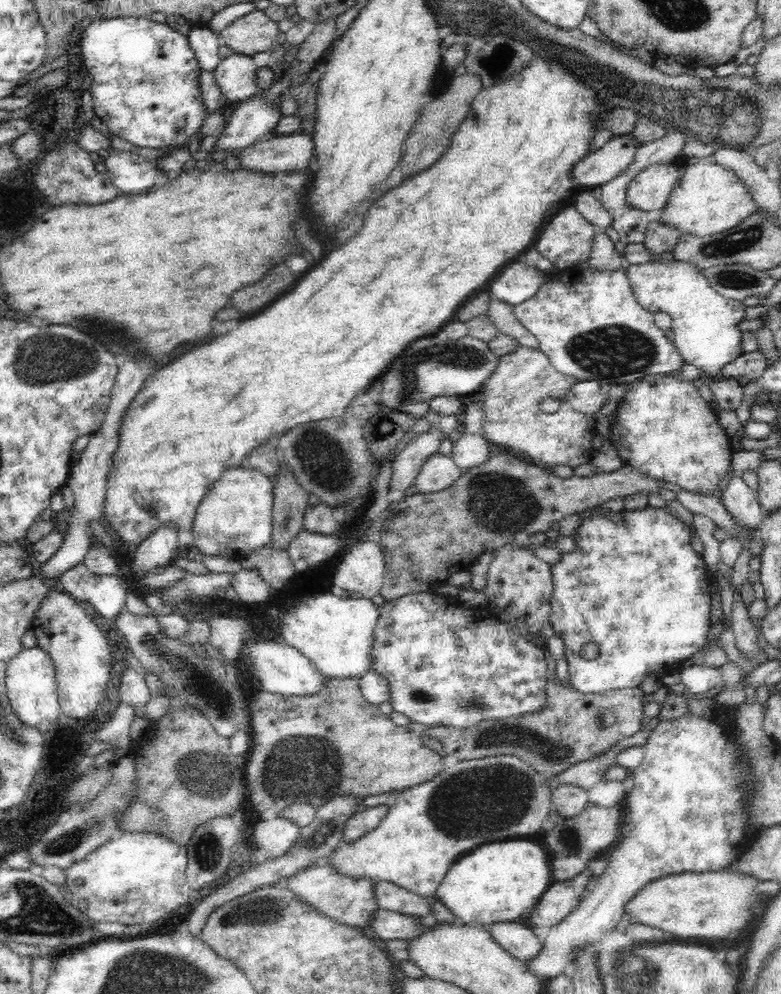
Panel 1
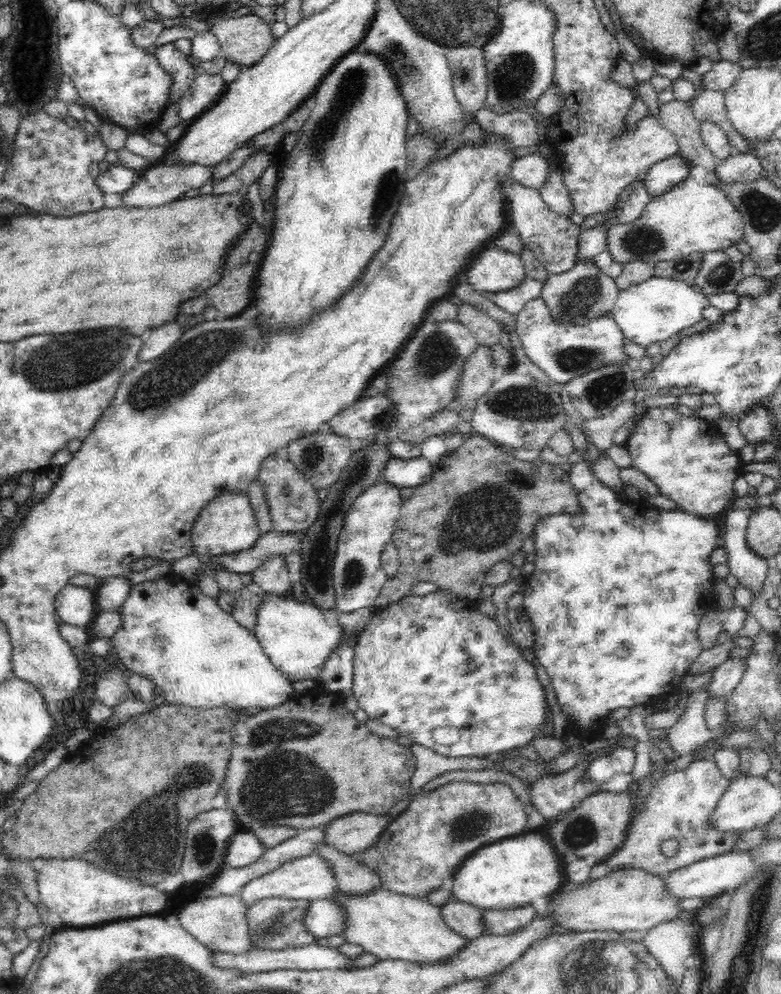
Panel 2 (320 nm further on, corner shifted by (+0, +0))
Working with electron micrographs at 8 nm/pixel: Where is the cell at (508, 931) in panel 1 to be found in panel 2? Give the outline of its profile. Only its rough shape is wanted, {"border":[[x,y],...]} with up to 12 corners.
{"border":[[456,899],[440,906],[442,918],[470,940],[488,936],[481,908]]}

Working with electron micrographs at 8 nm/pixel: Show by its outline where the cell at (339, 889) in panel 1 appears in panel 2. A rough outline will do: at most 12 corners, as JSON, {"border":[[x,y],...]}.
{"border":[[262,898],[247,910],[256,949],[315,943],[303,924],[312,900]]}

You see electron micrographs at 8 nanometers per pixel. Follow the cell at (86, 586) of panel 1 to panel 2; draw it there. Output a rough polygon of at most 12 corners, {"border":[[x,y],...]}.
{"border":[[66,584],[55,599],[61,623],[88,627],[97,592]]}

